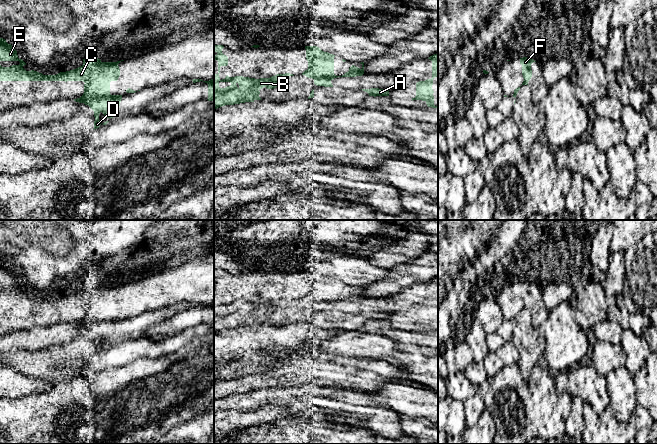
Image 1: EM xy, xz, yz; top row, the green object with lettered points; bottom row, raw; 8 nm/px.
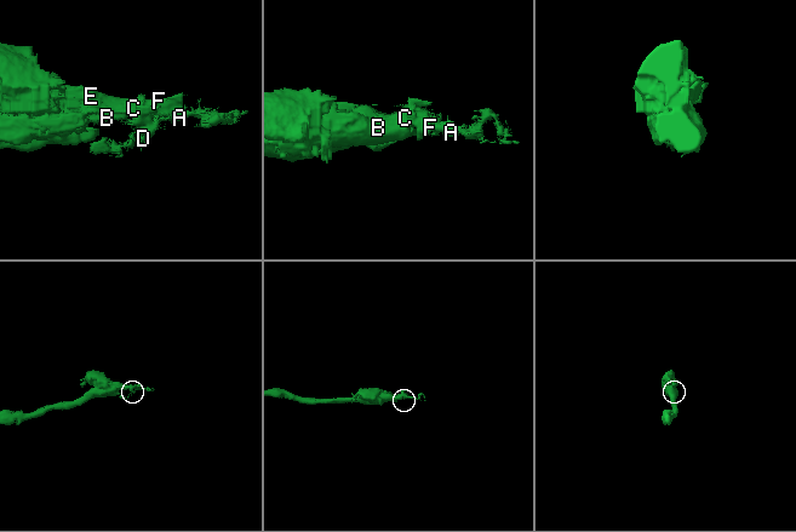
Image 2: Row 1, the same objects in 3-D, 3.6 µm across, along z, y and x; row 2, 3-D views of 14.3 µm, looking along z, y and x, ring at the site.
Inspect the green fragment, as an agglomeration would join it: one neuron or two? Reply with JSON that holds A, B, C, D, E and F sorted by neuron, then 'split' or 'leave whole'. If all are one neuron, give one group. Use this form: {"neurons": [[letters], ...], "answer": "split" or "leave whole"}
{"neurons": [["A", "B", "C", "D", "E", "F"]], "answer": "leave whole"}

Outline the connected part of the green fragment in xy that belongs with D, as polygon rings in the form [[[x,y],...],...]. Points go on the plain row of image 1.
[[[0,262],[0,285],[19,285],[19,289],[12,289],[10,291],[2,291],[0,289],[0,305],[83,305],[84,317],[80,322],[74,323],[79,327],[88,329],[94,335],[94,353],[99,352],[102,348],[99,344],[99,338],[102,336],[105,341],[113,342],[116,340],[116,332],[120,330],[122,319],[110,318],[110,306],[117,305],[120,300],[120,293],[117,286],[102,286],[96,281],[87,281],[83,283],[83,289],[66,296],[60,296],[56,299],[43,299],[37,295],[26,295],[23,290],[26,287],[18,282],[15,272],[6,266],[5,263]]]

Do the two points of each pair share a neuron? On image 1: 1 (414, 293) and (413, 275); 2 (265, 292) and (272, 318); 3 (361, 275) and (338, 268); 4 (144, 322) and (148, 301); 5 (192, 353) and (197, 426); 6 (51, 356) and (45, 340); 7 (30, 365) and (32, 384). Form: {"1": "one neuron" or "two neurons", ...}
{"1": "two neurons", "2": "two neurons", "3": "one neuron", "4": "two neurons", "5": "two neurons", "6": "two neurons", "7": "two neurons"}

